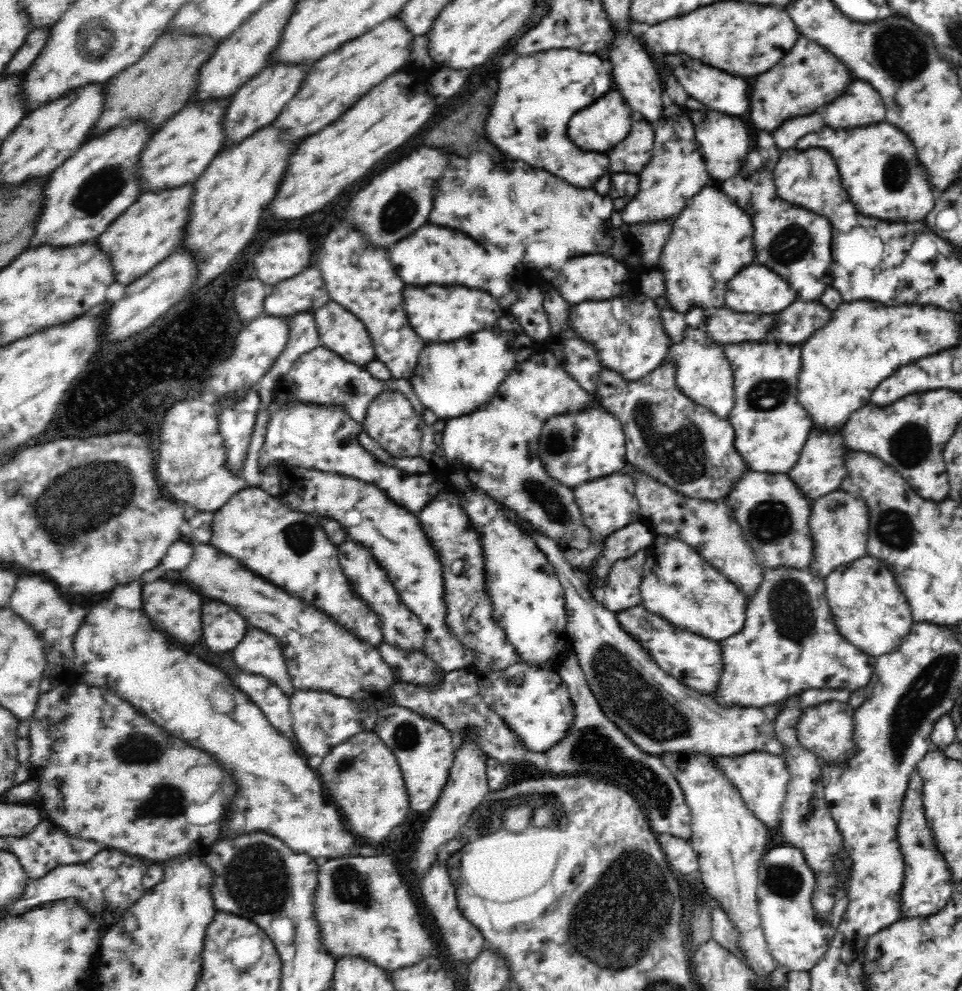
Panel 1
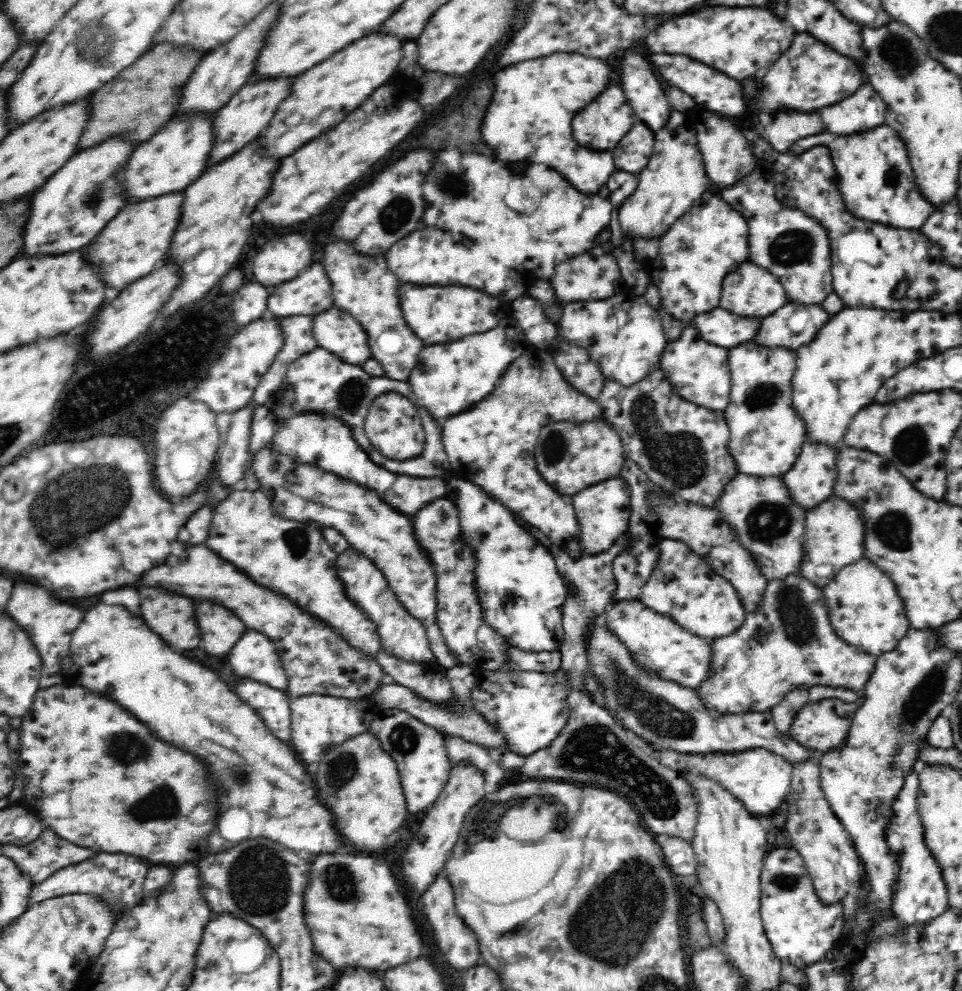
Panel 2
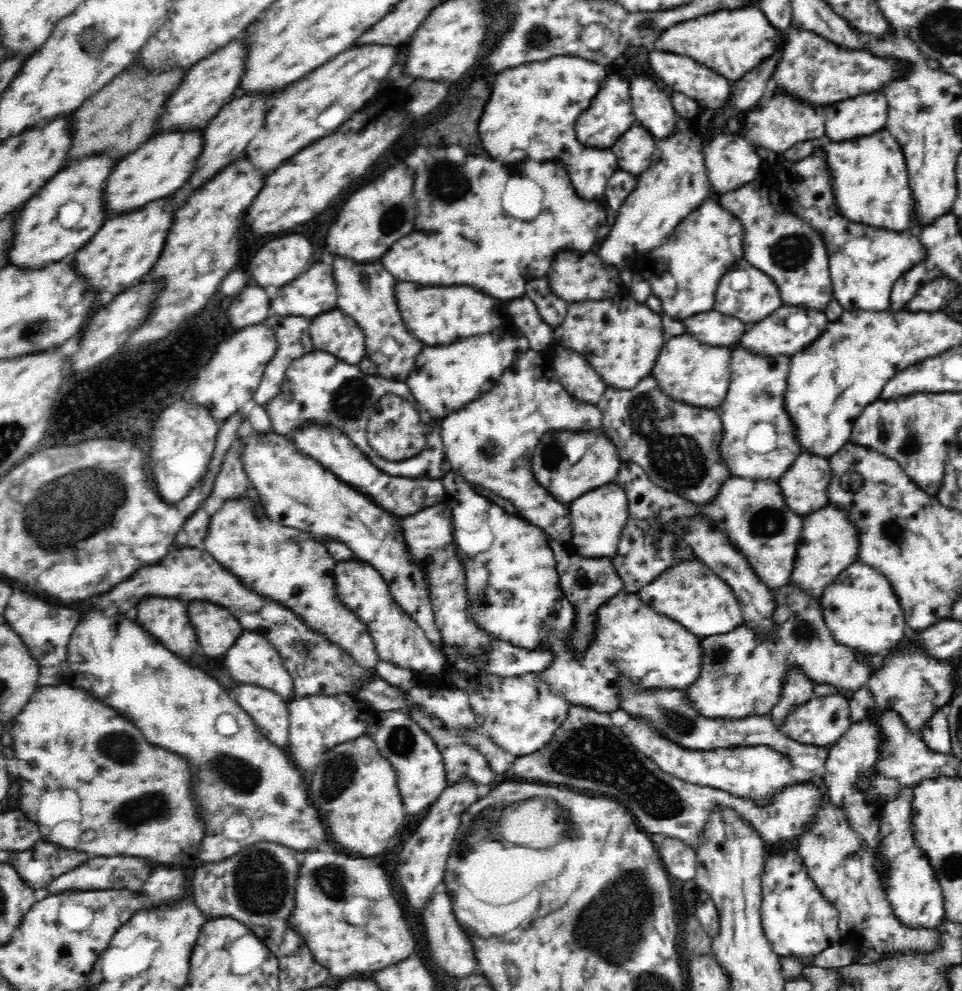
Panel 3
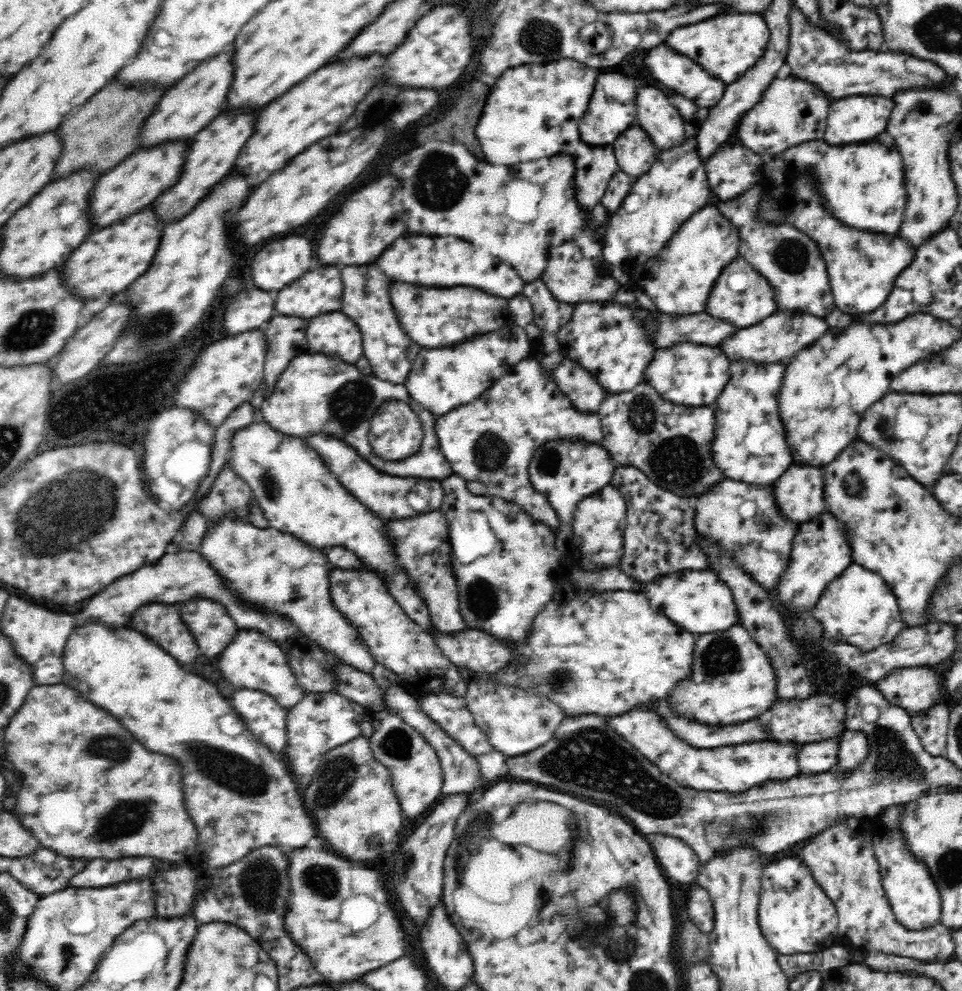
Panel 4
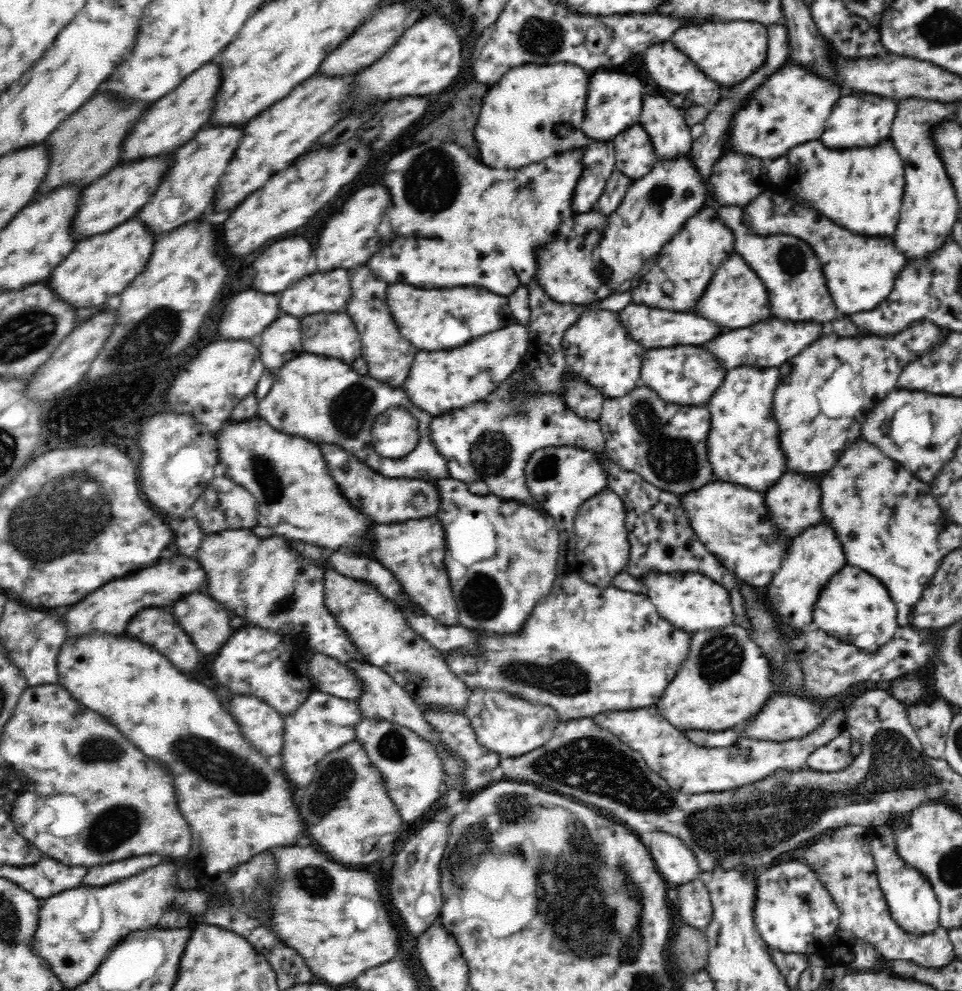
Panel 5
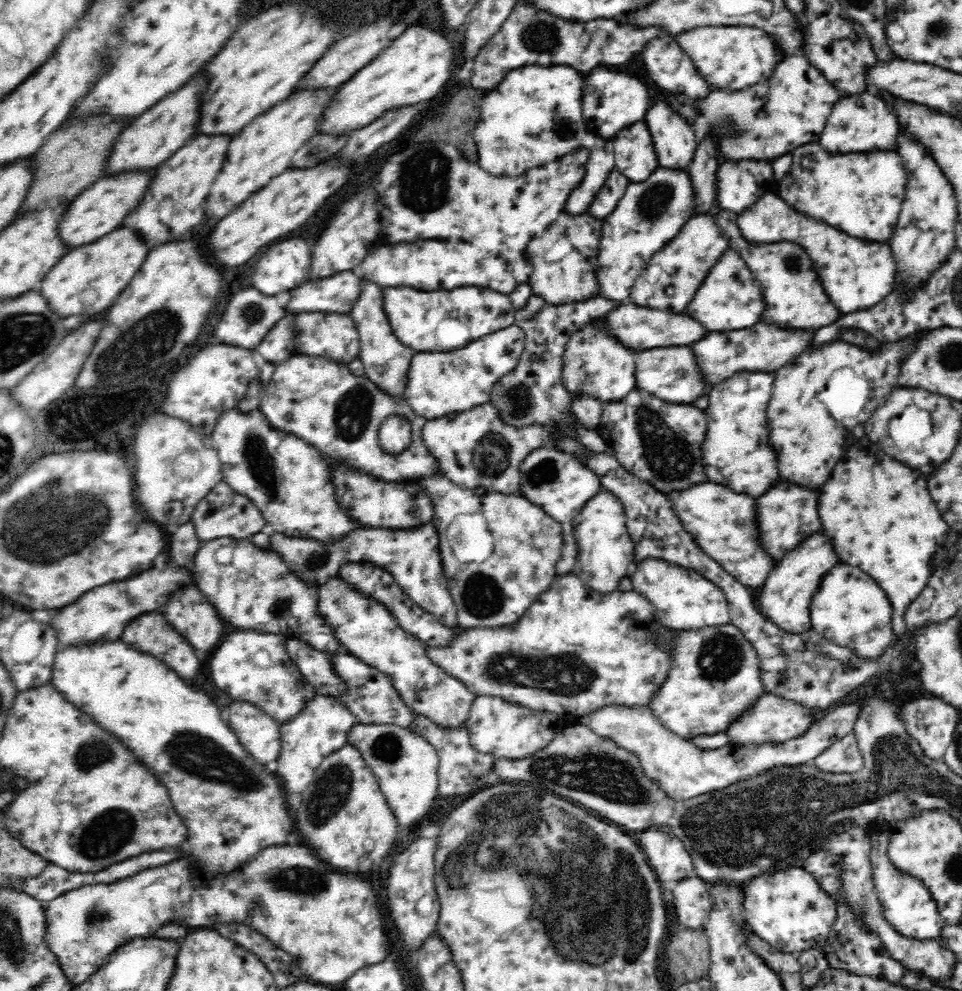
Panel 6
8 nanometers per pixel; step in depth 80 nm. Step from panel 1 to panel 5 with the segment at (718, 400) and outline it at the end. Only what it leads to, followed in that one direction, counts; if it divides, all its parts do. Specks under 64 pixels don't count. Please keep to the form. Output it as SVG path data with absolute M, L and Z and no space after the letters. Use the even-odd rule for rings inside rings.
M680 345L668 348L648 349L650 352L644 354L642 370L640 372L641 384L645 384L666 402L674 403L682 406L706 406L710 398L714 396L716 390L719 390L724 382L727 371L726 367L720 363L720 359L706 347L701 345Z

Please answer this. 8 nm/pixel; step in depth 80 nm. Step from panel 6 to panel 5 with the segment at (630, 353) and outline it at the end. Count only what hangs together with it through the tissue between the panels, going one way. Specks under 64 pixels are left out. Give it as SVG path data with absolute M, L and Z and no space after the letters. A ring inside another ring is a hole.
M583 305L576 322L561 338L567 369L598 387L604 396L612 398L625 395L641 384L640 372L646 354L644 345L619 321L620 316L620 311Z

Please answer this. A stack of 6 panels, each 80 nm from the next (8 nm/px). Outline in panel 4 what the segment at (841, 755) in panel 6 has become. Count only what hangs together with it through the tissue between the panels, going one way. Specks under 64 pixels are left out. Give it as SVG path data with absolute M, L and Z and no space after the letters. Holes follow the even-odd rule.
M839 738L831 741L796 745L796 760L800 767L799 775L826 773L832 770L836 762Z

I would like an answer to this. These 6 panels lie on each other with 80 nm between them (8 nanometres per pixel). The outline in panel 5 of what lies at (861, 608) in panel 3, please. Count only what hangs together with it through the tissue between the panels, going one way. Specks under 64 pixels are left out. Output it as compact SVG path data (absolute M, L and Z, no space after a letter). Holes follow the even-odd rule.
M850 564L832 576L820 592L813 610L812 627L826 632L841 643L854 645L868 653L893 640L901 628L896 603L884 583L876 575Z

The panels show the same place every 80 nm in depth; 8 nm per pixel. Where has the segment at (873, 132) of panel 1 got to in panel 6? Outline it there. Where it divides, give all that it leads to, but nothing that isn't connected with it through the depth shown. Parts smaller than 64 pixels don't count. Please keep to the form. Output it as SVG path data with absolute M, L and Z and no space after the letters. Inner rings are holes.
M809 142L797 146L790 154L792 154L791 171L775 189L780 193L780 197L810 216L816 216L840 230L848 230L848 234L862 238L868 236L868 240L890 240L897 225L907 183L907 170L897 150L830 154L819 142Z

